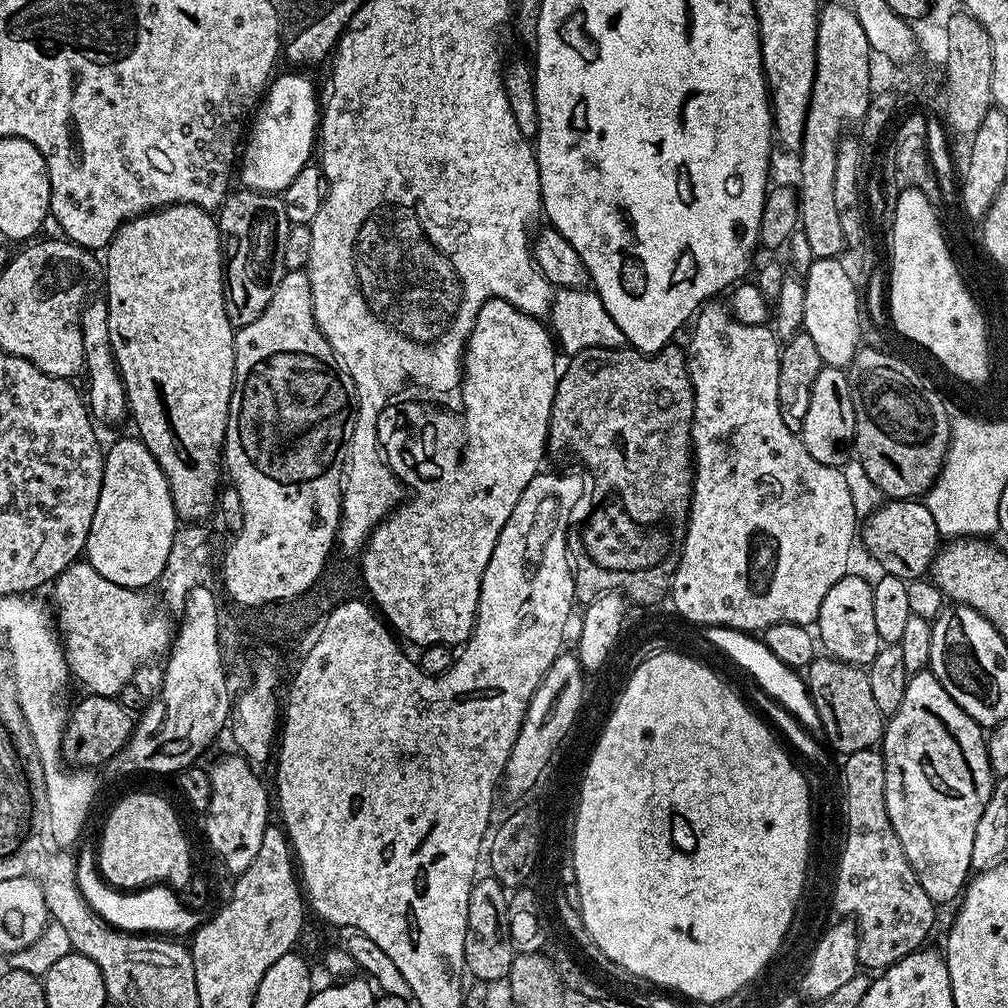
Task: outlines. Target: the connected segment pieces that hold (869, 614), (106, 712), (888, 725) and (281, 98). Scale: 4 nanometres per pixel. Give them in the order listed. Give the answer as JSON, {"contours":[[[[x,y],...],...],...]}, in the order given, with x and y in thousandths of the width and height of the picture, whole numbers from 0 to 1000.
{"contours":[[[[848,569],[836,571],[831,577],[827,577],[827,581],[823,581],[823,589],[815,593],[815,605],[812,609],[809,622],[813,623],[812,635],[820,650],[840,659],[850,661],[864,659],[875,642],[875,637],[871,633],[871,624],[867,621],[865,579]]],[[[90,688],[84,691],[84,694],[76,696],[75,703],[72,706],[70,703],[66,711],[63,719],[62,750],[68,759],[76,763],[91,764],[96,760],[104,759],[111,749],[122,744],[130,732],[133,710],[128,703],[119,699],[118,693]]],[[[924,665],[906,667],[902,670],[899,688],[895,688],[895,696],[891,700],[891,704],[885,710],[880,711],[877,720],[875,749],[877,751],[879,808],[883,808],[883,815],[887,819],[887,827],[891,827],[891,835],[895,835],[895,843],[899,847],[903,859],[907,863],[911,875],[915,875],[915,883],[919,883],[919,887],[925,893],[925,896],[930,899],[940,897],[944,892],[947,894],[955,886],[962,872],[962,866],[965,864],[962,846],[966,840],[966,823],[970,820],[970,812],[974,812],[974,804],[978,804],[978,796],[982,792],[986,777],[982,756],[978,748],[978,740],[976,739],[977,733],[977,723],[968,718],[966,712],[962,712],[962,708],[958,708],[958,704],[954,704],[954,700],[950,700],[950,696],[946,696],[946,692],[942,692],[942,688],[938,688],[935,677],[931,677],[931,673]]],[[[286,69],[283,75],[275,74],[267,82],[260,102],[252,112],[240,147],[240,162],[236,167],[236,179],[238,175],[243,188],[281,191],[282,187],[288,185],[288,181],[292,181],[292,177],[296,177],[298,170],[311,158],[312,144],[315,139],[313,87],[297,73],[297,70]]]]}

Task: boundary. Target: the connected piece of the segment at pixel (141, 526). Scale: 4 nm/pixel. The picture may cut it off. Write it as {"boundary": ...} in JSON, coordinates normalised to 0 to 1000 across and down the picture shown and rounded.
{"boundary":[[[137,435],[119,437],[111,445],[106,445],[103,454],[103,473],[101,486],[97,490],[97,502],[93,506],[93,518],[89,518],[89,530],[85,545],[85,559],[93,562],[101,573],[113,577],[122,583],[143,585],[155,574],[164,570],[166,555],[173,540],[177,525],[177,513],[165,478],[161,462],[149,450],[149,446]]]}

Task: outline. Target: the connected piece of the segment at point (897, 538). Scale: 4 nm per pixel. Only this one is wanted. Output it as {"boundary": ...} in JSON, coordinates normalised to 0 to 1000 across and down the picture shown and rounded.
{"boundary":[[[878,495],[868,504],[855,520],[855,540],[857,544],[877,563],[876,566],[892,575],[904,577],[920,572],[925,558],[935,540],[927,510],[912,495]]]}

